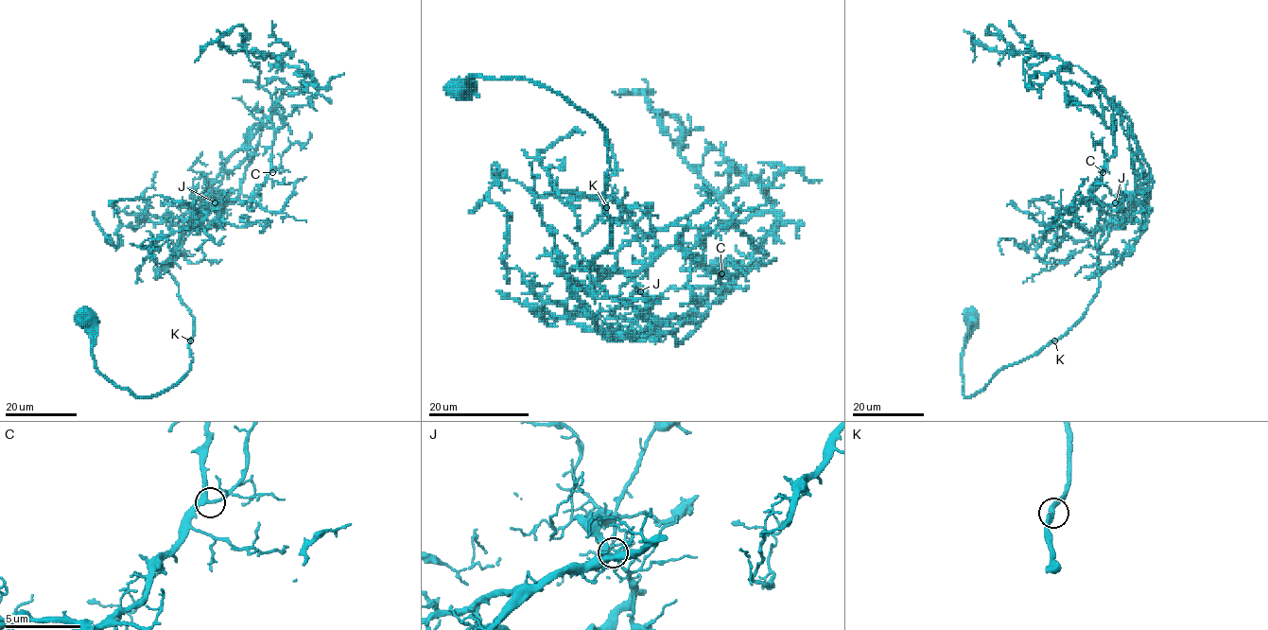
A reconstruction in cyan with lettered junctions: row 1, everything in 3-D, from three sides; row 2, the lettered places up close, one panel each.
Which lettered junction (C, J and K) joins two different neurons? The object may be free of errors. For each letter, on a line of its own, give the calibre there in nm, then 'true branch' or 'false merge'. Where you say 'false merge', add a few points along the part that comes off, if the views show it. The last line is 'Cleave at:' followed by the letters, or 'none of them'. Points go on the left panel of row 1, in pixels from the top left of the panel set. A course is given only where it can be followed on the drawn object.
C: 240 nm | true branch
J: 240 nm | true branch
K: 240 nm | true branch
Cleave at: none of them

